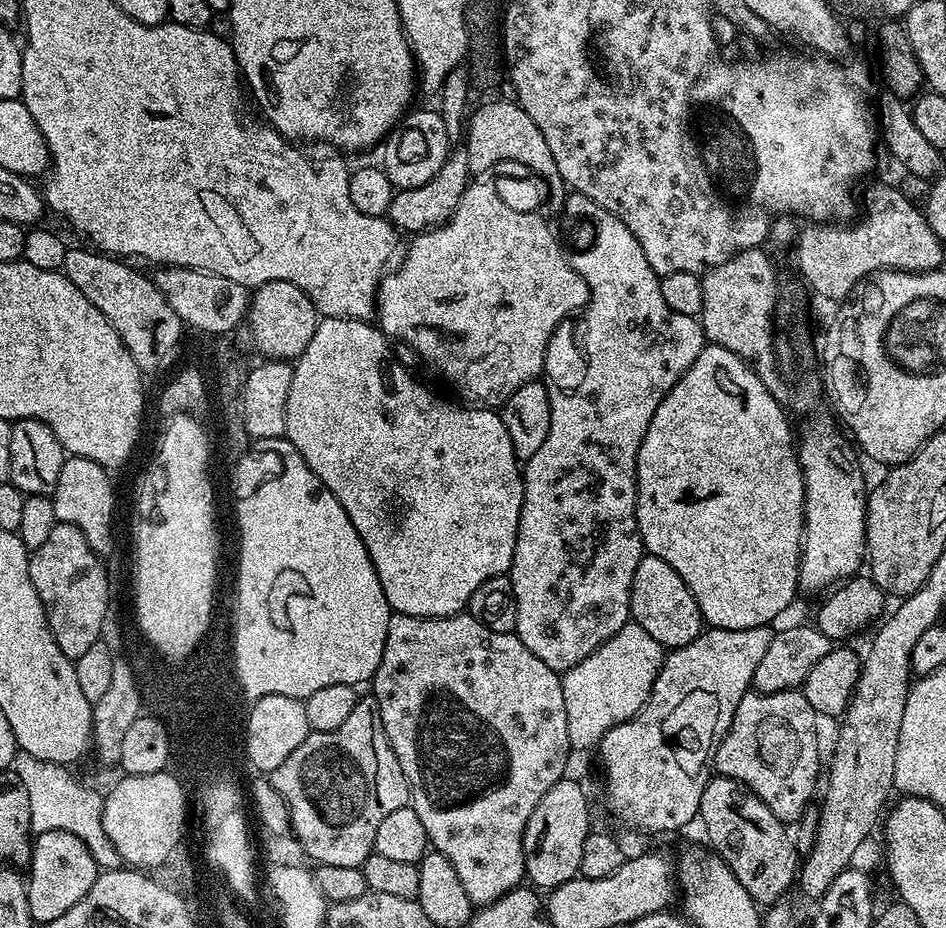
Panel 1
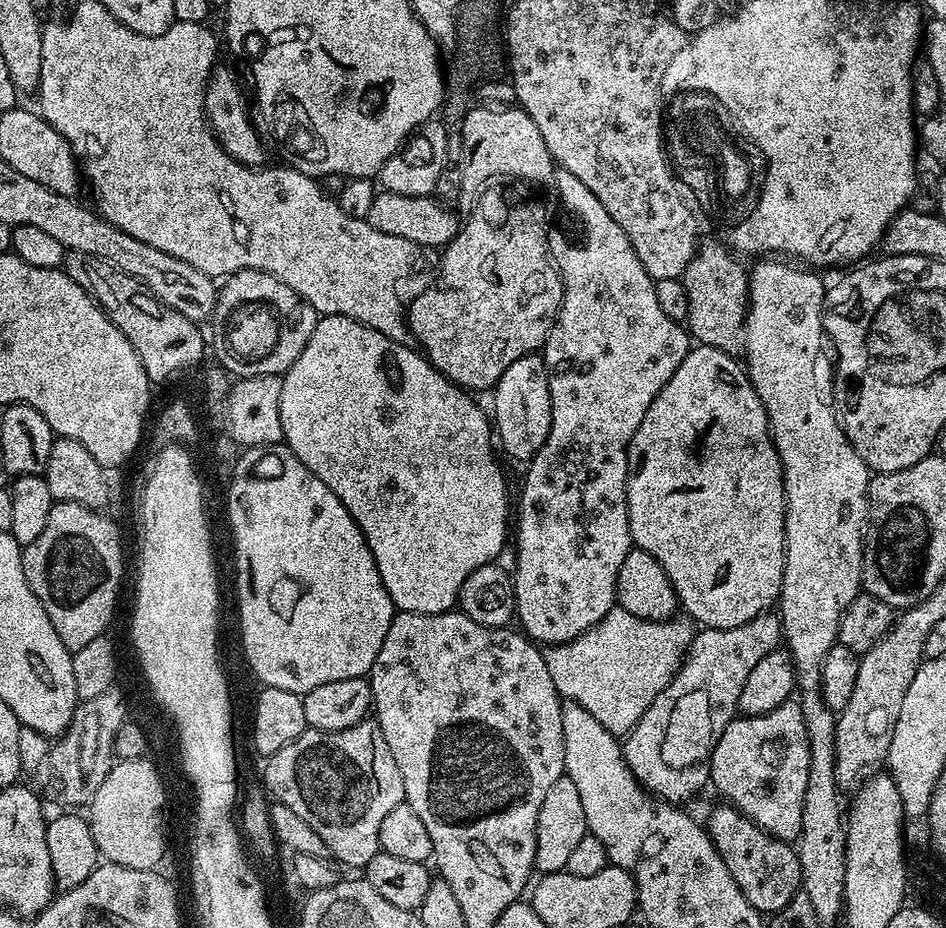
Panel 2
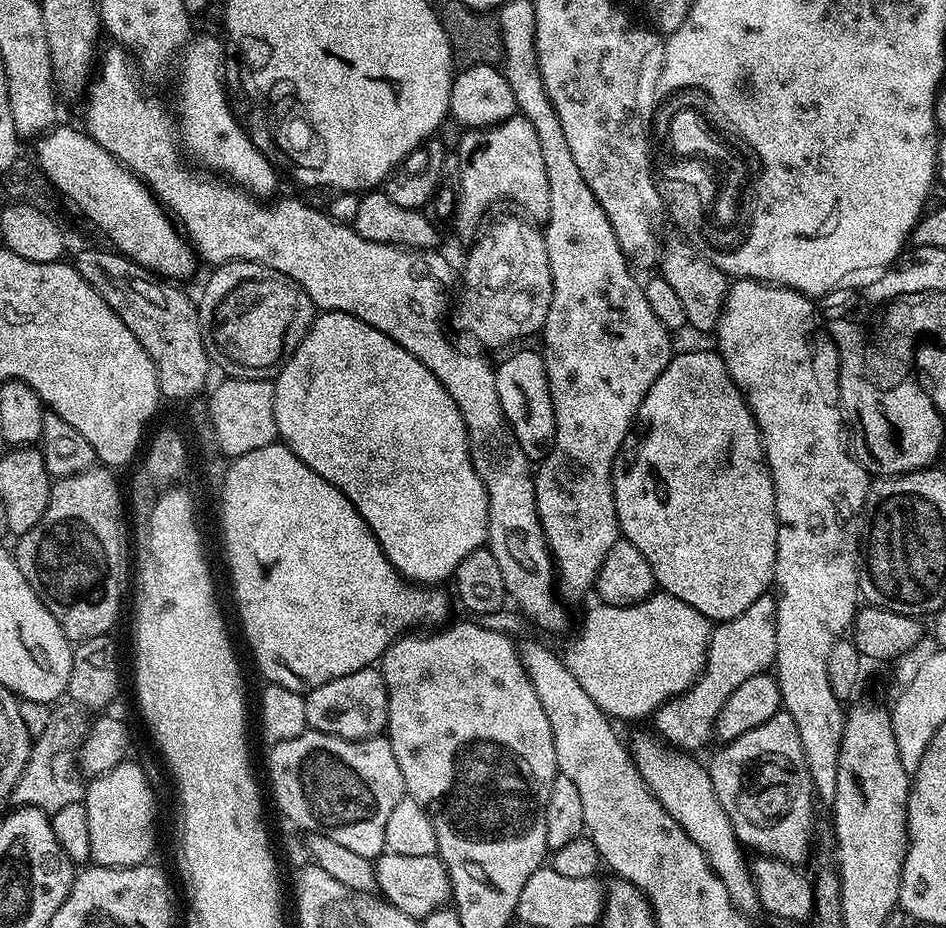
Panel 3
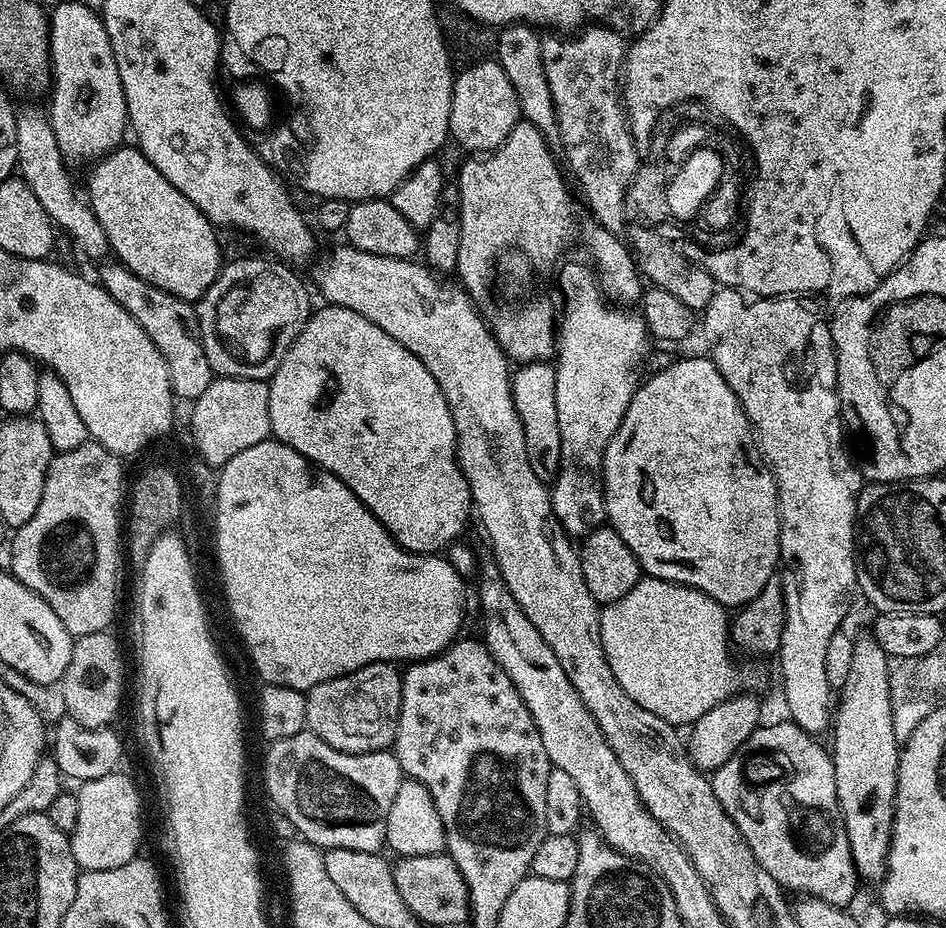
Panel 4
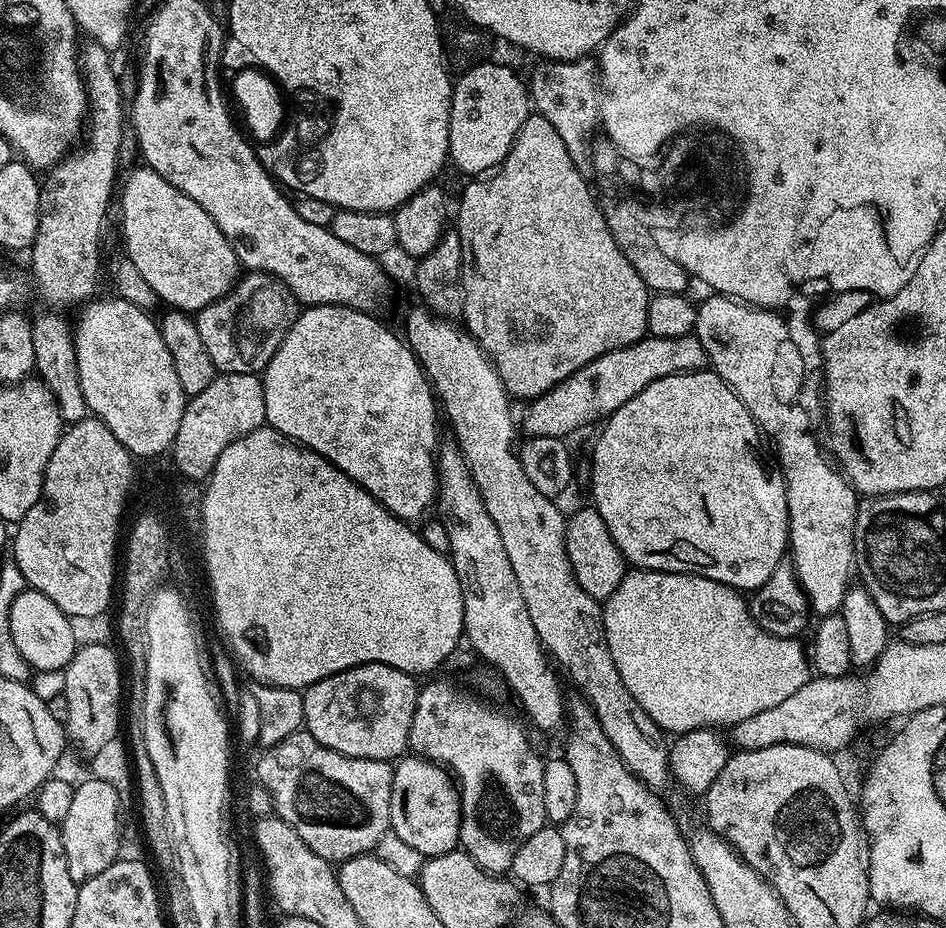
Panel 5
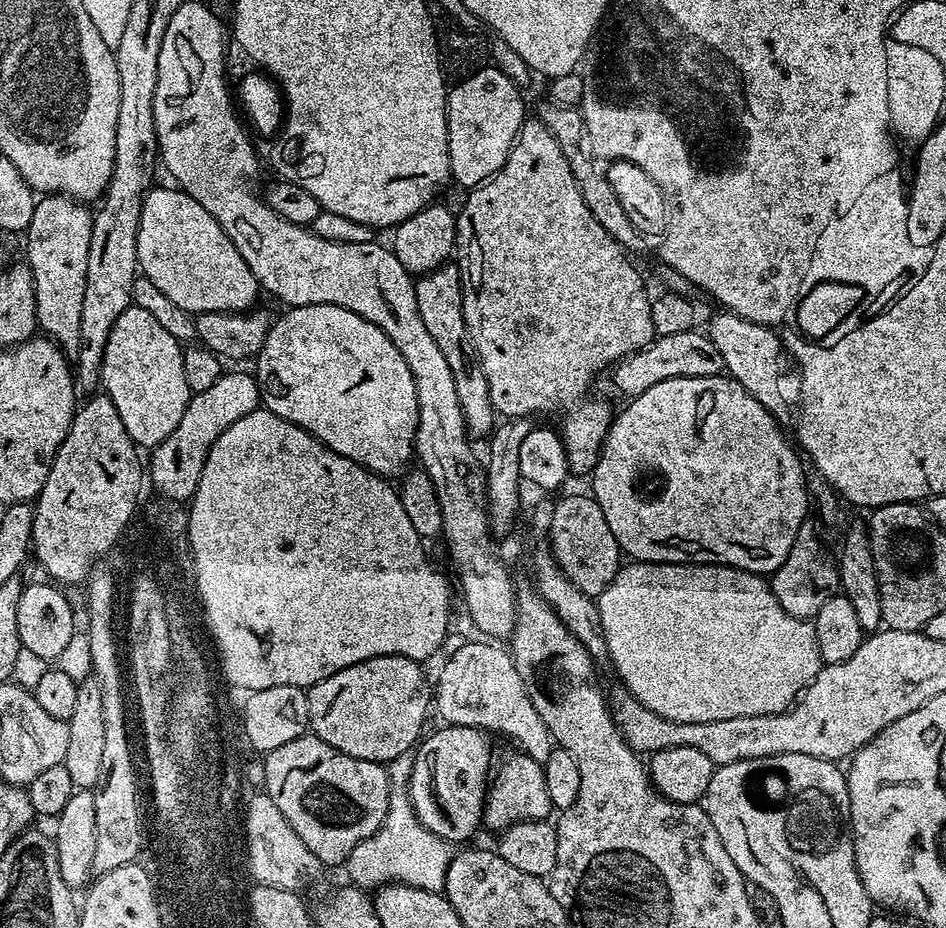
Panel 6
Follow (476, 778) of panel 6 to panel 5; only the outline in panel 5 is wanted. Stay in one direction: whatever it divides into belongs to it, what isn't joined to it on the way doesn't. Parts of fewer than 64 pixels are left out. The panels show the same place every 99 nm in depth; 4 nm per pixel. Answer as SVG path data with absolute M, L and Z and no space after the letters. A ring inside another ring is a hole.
M415 754L405 755L395 761L390 794L390 832L406 842L406 846L414 846L421 858L457 851L460 842L460 789L447 768L435 760L425 760Z

